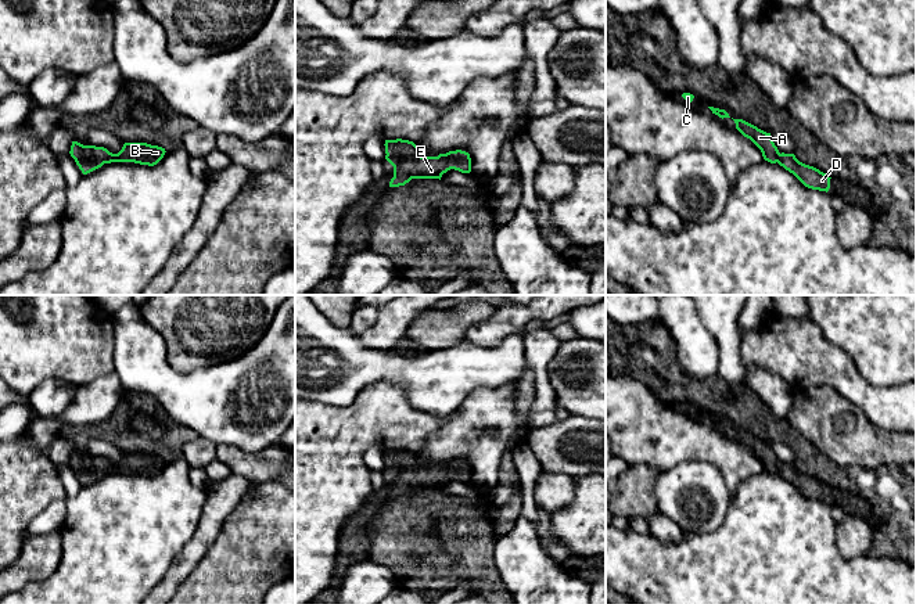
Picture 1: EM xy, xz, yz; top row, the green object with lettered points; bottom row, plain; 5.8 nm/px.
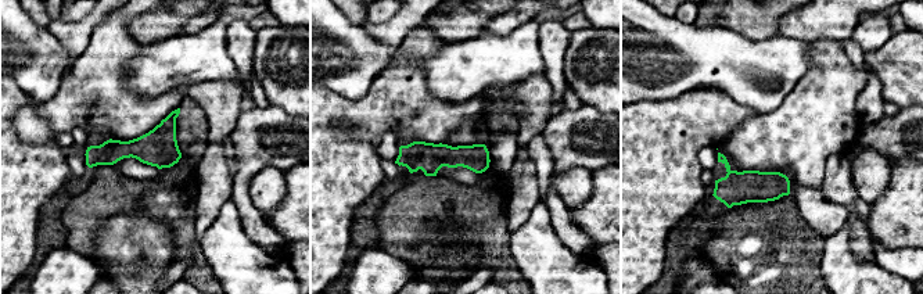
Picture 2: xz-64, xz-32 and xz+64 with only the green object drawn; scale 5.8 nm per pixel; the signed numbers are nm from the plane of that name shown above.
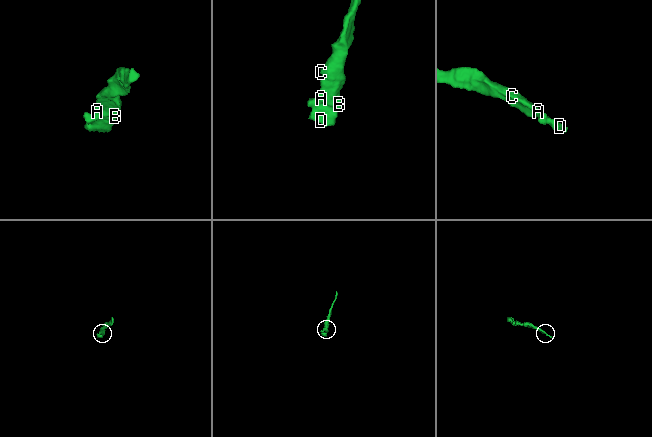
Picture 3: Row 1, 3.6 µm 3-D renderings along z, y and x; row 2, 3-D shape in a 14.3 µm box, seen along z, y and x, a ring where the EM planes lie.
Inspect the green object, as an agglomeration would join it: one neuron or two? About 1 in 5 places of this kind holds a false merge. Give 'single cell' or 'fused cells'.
single cell

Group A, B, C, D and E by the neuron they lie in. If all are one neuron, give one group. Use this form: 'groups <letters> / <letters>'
groups A B C D E

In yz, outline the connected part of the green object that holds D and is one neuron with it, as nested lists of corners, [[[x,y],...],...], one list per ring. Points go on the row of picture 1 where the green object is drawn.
[[[743,119],[733,121],[736,123],[736,129],[761,150],[765,161],[770,163],[777,162],[808,188],[826,193],[829,191],[831,177],[829,177],[826,173],[800,162],[794,154],[780,154],[770,137],[770,133],[766,133]]]

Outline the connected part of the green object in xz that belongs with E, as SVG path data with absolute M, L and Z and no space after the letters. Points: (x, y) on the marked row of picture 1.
M385 140L385 159L394 166L389 187L399 187L412 179L439 179L450 169L461 173L471 172L470 154L461 150L423 157L421 150L409 140Z

